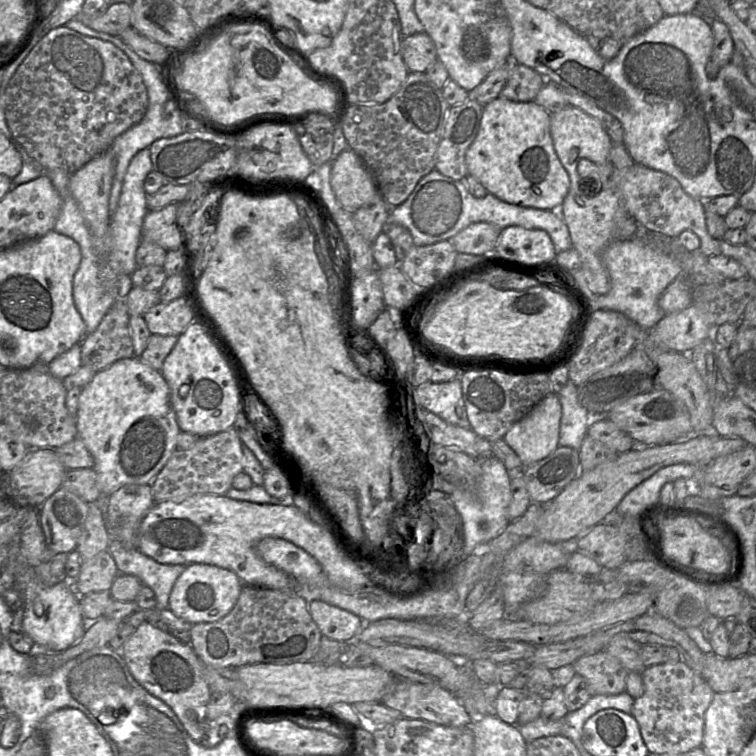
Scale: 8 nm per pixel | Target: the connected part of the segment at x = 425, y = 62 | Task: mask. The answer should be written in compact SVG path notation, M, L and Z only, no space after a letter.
M424 31L404 37L402 57L410 73L425 73L436 61L437 50L432 39Z

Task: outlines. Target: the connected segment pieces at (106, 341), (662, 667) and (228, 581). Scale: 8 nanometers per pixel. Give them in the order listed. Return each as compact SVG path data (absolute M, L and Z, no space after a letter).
M126 297L117 298L98 327L80 343L82 366L95 371L100 371L117 360L135 356Z
M681 661L648 666L642 671L641 677L645 691L634 700L631 715L639 724L649 753L675 755L702 747L704 716L715 693L703 677Z
M191 564L176 580L169 596L168 608L174 615L191 624L216 622L233 609L243 585L231 570L210 564Z

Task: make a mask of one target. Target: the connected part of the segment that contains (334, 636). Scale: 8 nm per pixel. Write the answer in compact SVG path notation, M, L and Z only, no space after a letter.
M320 600L309 601L308 609L321 634L332 640L352 641L363 627L359 616Z

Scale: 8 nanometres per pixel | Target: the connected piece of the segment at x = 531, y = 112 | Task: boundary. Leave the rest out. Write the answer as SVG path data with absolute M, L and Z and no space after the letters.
M501 96L483 106L478 132L465 154L467 174L498 199L524 207L556 211L566 197L570 180L555 153L550 134L550 113L533 101L515 102Z

